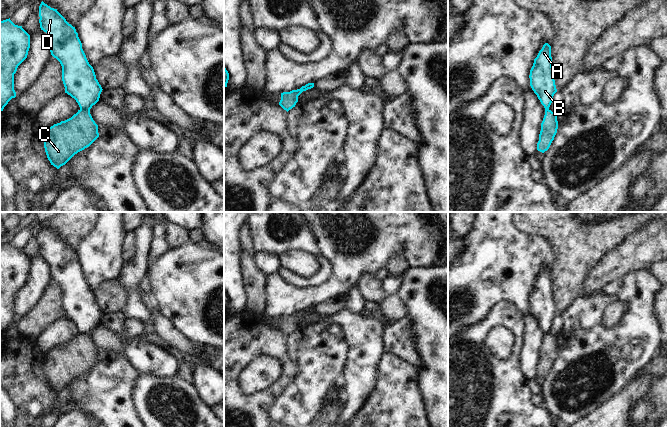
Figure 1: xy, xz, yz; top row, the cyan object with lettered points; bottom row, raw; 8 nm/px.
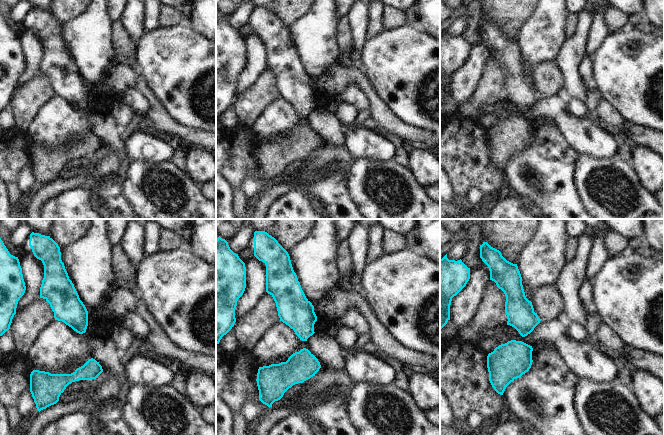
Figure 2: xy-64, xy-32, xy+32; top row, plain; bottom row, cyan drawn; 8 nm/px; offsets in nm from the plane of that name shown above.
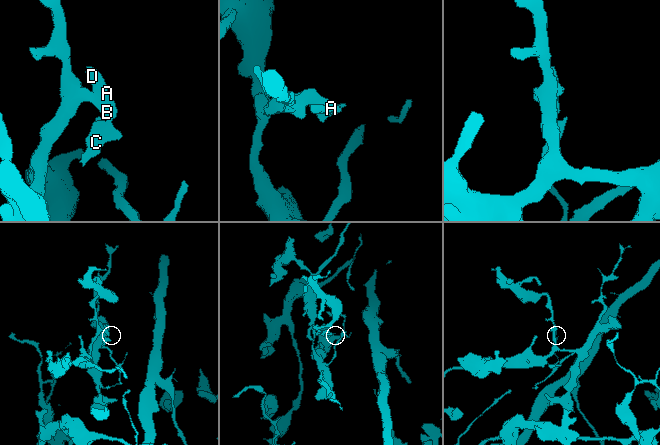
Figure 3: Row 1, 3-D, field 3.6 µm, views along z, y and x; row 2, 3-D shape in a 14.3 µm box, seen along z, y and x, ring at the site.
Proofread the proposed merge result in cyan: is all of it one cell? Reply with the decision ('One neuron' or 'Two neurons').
Two neurons.

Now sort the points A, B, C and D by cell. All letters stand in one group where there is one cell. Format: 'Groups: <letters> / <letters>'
Groups: A B D / C.

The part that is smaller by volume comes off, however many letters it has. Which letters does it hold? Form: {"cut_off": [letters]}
{"cut_off": ["C"]}

